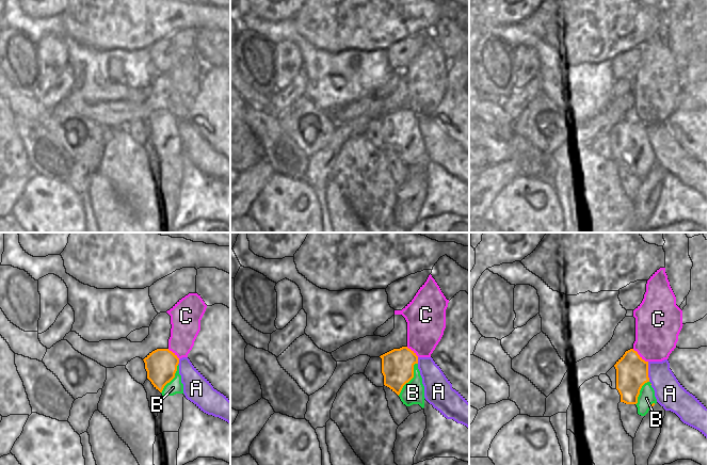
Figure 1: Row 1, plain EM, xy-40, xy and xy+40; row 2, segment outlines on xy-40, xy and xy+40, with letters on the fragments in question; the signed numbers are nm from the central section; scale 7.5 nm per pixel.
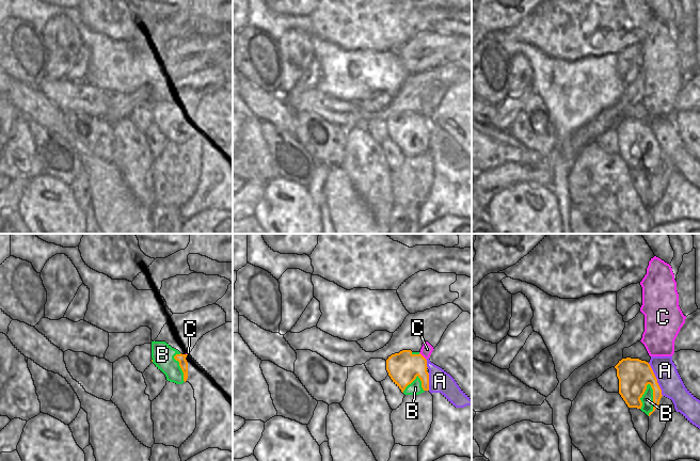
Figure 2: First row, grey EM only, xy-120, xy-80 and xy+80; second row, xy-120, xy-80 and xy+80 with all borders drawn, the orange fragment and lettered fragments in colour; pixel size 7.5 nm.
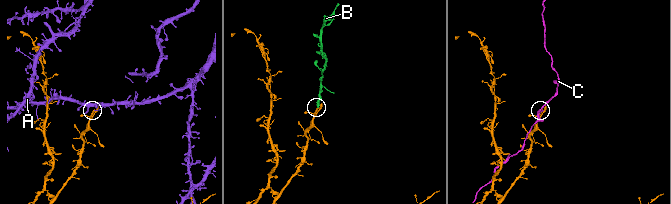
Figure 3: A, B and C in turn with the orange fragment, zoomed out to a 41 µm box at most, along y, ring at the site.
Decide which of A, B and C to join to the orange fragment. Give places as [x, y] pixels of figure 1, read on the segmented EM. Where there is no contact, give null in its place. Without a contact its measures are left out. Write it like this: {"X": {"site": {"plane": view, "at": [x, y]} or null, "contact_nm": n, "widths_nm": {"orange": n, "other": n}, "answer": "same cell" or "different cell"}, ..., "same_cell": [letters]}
{"A": {"site": {"plane": "xy+40", "at": [647, 371]}, "contact_nm": 150, "widths_nm": {"orange": 240, "other": 220}, "answer": "different cell"}, "B": {"site": {"plane": "xy", "at": [411, 379]}, "contact_nm": 280, "widths_nm": {"orange": 240, "other": 180}, "answer": "same cell"}, "C": {"site": {"plane": "xy+40", "at": [639, 355]}, "contact_nm": 160, "widths_nm": {"orange": 240, "other": 340}, "answer": "different cell"}, "same_cell": ["B"]}

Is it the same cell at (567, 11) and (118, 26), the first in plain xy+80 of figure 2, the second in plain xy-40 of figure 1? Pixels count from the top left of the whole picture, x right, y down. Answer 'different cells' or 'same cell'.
same cell

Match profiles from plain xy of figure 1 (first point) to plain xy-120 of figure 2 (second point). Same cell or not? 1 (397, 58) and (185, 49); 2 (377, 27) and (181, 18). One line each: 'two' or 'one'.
1: one
2: two

